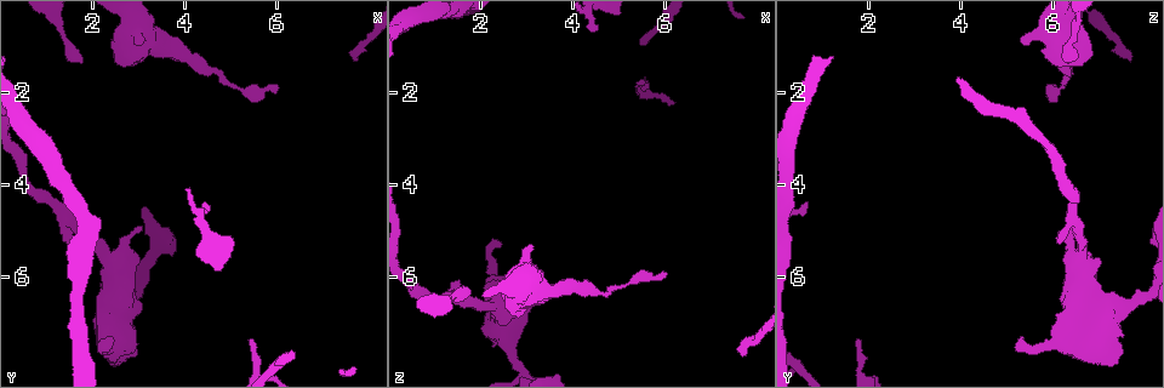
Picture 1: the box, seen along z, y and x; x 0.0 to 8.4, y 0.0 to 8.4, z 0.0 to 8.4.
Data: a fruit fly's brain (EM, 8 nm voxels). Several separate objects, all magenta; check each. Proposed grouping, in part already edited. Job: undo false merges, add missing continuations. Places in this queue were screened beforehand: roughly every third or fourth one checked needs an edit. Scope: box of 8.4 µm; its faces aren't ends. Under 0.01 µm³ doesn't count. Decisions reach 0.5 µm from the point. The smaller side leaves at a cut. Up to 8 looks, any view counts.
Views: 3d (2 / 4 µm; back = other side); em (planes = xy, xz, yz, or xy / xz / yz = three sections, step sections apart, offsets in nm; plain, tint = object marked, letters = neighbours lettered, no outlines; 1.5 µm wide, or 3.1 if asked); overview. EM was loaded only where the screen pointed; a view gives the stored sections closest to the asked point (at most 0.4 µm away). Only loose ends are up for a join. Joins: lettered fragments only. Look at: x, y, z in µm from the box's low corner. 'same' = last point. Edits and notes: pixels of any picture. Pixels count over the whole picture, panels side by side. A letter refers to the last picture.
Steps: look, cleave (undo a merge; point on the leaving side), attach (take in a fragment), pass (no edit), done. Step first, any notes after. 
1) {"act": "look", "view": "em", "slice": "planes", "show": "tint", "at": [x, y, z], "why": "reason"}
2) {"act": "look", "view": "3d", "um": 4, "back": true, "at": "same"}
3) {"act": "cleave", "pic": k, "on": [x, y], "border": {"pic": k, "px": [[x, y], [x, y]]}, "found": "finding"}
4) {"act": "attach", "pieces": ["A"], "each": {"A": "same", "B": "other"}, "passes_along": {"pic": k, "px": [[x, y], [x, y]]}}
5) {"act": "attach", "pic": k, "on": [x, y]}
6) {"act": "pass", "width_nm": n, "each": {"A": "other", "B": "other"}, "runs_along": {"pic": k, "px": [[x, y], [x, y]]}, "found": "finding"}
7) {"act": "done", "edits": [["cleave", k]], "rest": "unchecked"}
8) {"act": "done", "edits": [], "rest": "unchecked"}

{"act": "look", "view": "em", "slice": "planes", "show": "letters", "at": [6.00, 1.95, 5.85], "why": "thin end"}

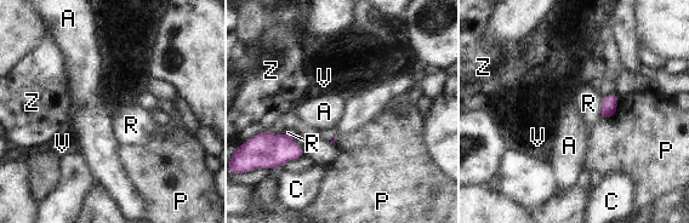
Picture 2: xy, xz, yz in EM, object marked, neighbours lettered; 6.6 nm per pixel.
{"act": "pass", "each": {"A": "other", "C": "other", "P": "other", "R": "other", "V": "other", "Z": "other"}, "found": "no lettered fragment goes on from it"}

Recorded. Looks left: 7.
{"act": "look", "view": "em", "slice": "planes", "show": "tint", "at": [3.10, 4.95, 6.30], "why": "branch stops here"}

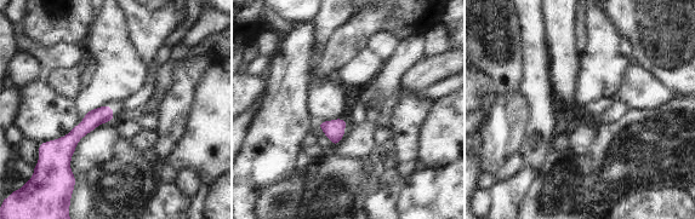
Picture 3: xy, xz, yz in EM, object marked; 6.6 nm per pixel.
{"act": "look", "view": "em", "slice": "planes", "show": "letters", "at": "same", "why": "what lies round it"}

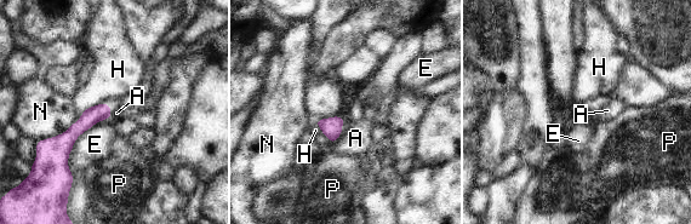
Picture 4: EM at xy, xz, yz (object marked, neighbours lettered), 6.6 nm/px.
{"act": "pass", "width_nm": 120, "longest_contact_nm": ["E", 440], "each": {"A": "other", "E": "other", "H": "other", "N": "other", "P": "other"}, "found": "no lettered fragment goes on from it"}

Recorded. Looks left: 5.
{"act": "look", "view": "3d", "um": 4, "at": [7.70, 1.30, 7.65], "why": "branch stops here"}

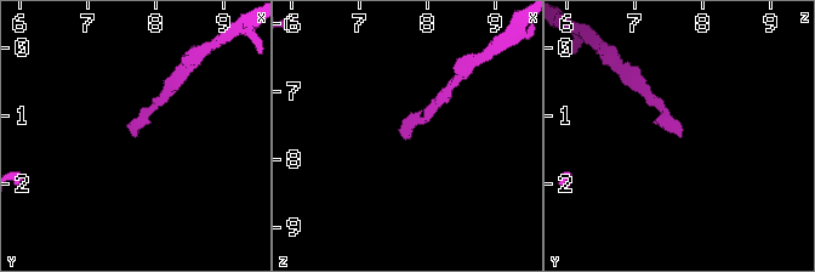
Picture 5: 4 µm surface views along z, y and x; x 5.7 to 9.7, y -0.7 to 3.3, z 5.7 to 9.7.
{"act": "look", "view": "em", "slice": "xy", "step": 4, "show": "letters", "at": [7.65, 1.35, 7.65]}

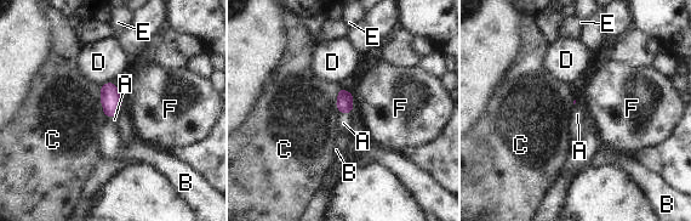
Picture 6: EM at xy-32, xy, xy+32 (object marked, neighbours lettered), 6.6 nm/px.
{"act": "attach", "pieces": ["A"], "each": {"A": "same", "B": "other", "C": "other", "D": "other", "E": "other", "F": "other"}, "passes_along": {"pic": 6, "px": [[344, 103], [344, 114], [343, 123]]}, "found": "the neuron continues"}

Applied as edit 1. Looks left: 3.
{"act": "done", "edits": [["attach", 6]], "rest": "unchecked"}

